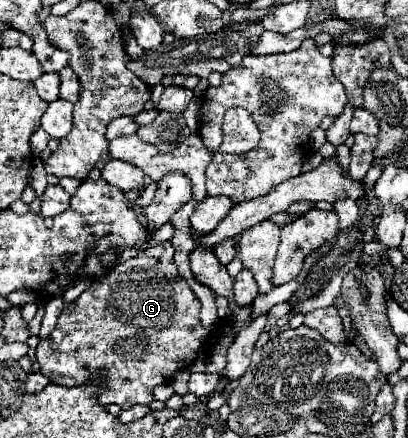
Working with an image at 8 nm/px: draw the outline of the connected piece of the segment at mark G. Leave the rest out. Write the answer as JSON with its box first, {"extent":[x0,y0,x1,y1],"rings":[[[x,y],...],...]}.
{"extent":[36,240,206,410],"rings":[[[166,240],[154,248],[140,252],[136,258],[130,258],[122,264],[116,264],[100,280],[80,294],[78,300],[64,306],[58,316],[58,324],[50,334],[50,340],[40,340],[36,348],[36,360],[40,364],[40,374],[48,376],[52,384],[58,386],[78,386],[102,372],[106,376],[104,388],[100,390],[100,404],[118,404],[122,410],[128,410],[136,404],[150,404],[152,388],[158,384],[168,384],[172,376],[196,360],[198,348],[206,342],[206,328],[202,326],[200,316],[201,303],[178,274],[176,264],[172,262],[174,248]]]}

